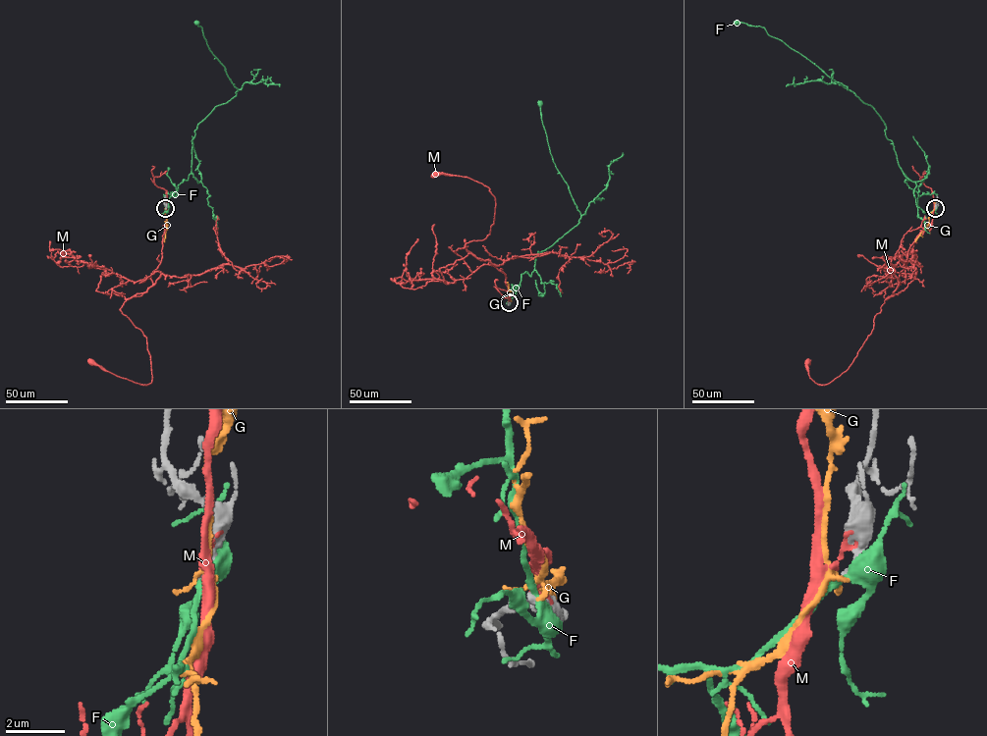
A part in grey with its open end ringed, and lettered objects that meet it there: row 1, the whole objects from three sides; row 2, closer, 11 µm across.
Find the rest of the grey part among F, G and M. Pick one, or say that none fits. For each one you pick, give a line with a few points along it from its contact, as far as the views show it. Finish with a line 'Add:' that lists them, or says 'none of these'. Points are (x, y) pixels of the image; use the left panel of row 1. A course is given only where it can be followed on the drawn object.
Add: none of these

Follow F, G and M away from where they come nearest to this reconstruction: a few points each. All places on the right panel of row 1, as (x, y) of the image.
F: (936, 207), (924, 212), (917, 205), (920, 195), (904, 182), (909, 180), (871, 105), (763, 27), (736, 22)
G: (935, 208), (915, 241)
M: (935, 208), (849, 368), (820, 385), (807, 362)

